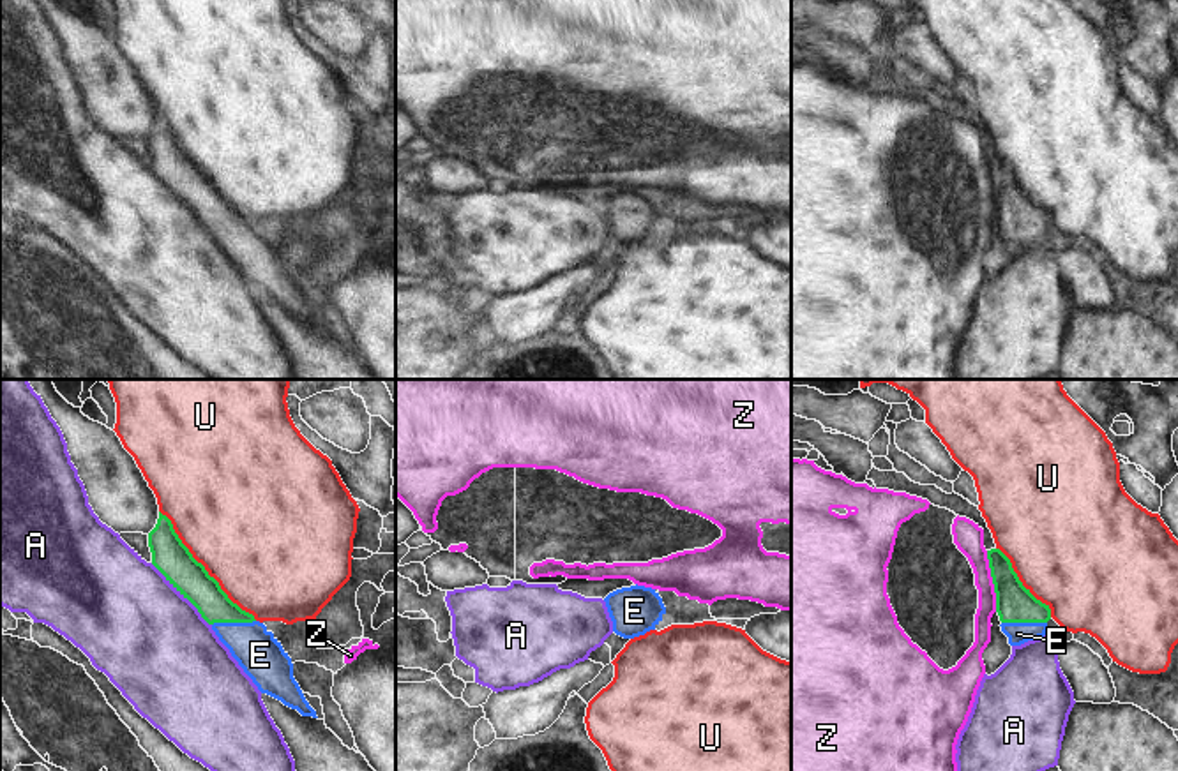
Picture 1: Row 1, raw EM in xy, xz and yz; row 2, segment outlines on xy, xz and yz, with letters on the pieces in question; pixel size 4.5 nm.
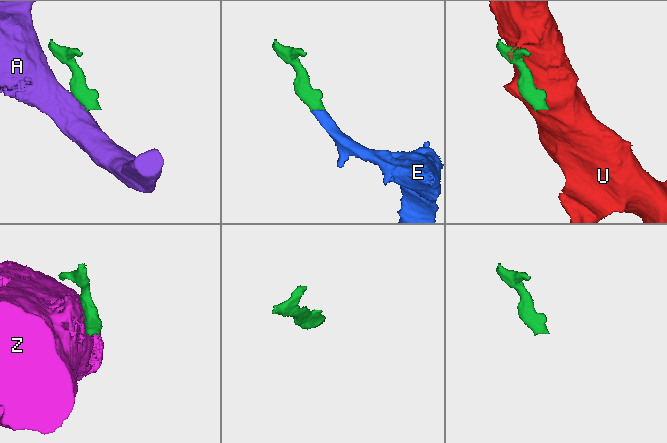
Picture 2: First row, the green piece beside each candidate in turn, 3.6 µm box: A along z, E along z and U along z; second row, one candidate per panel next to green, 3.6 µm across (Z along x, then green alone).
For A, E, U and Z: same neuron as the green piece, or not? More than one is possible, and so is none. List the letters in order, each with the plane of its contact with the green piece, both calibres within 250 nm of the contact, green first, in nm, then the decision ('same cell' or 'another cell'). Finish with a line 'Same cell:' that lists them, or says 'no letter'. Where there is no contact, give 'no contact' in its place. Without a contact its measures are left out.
A: xy | 170/480 nm | another cell
E: yz | 180/100 nm | same cell
U: xy | 170/480 nm | another cell
Z: yz | 180/140 nm | another cell
Same cell: E

